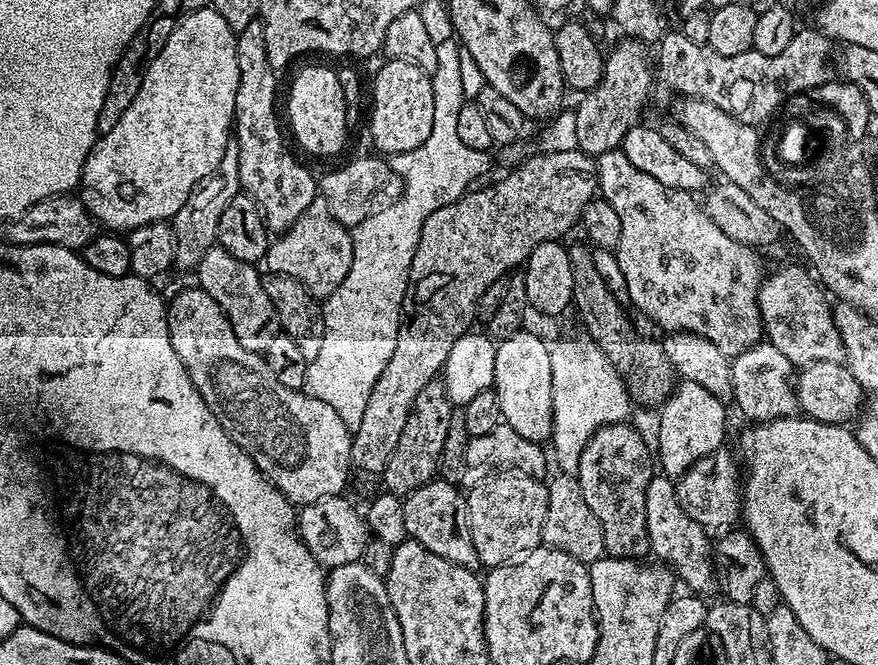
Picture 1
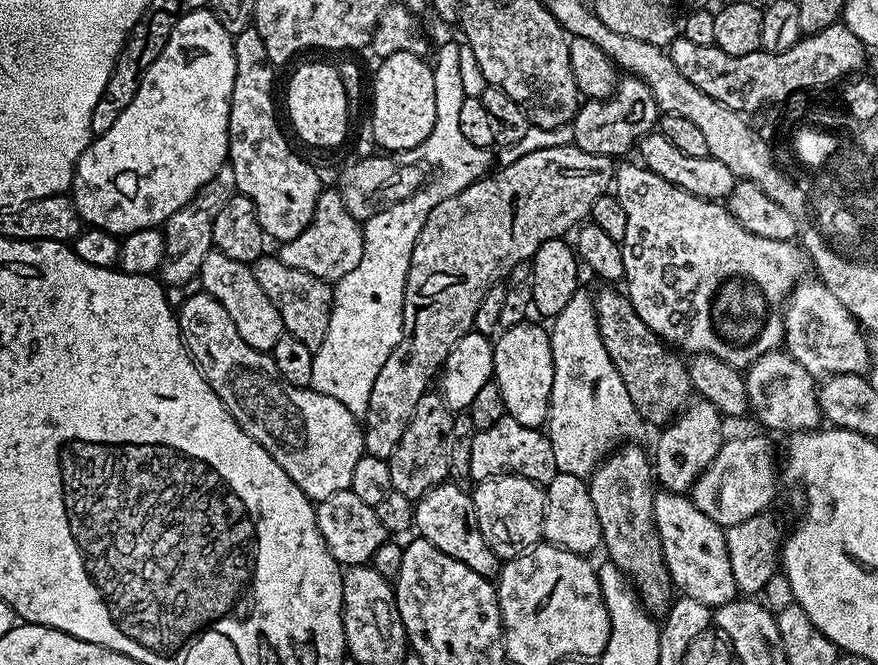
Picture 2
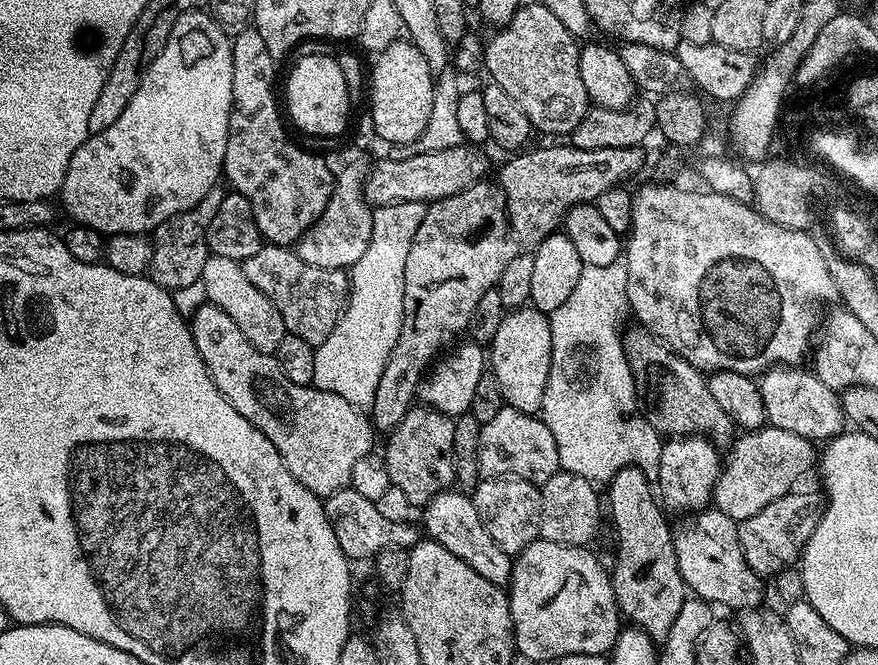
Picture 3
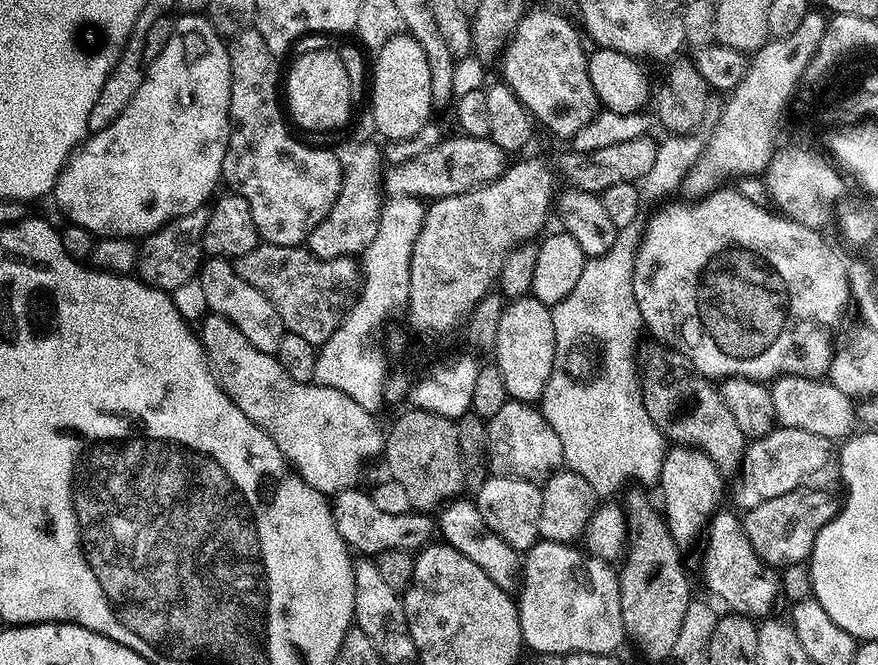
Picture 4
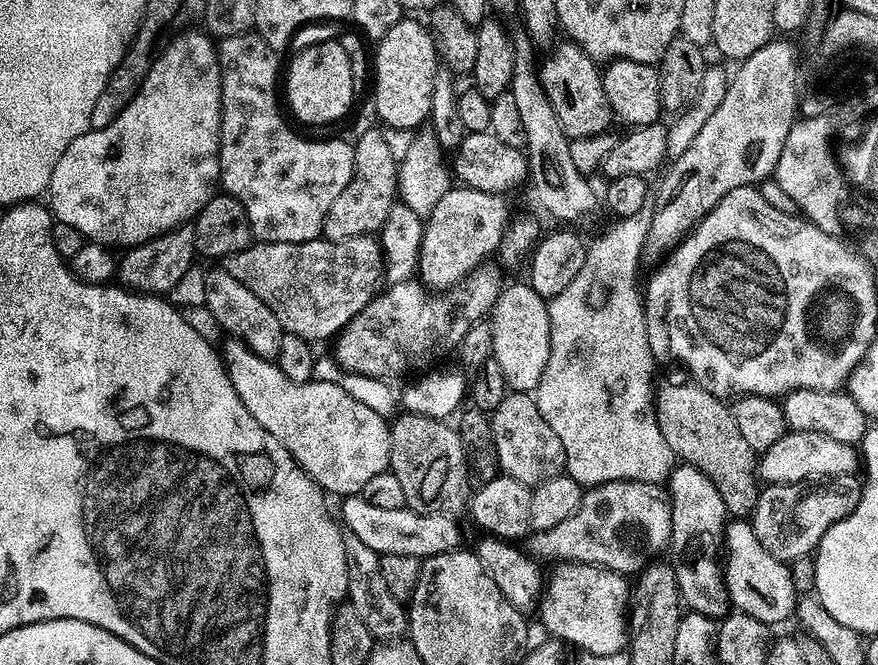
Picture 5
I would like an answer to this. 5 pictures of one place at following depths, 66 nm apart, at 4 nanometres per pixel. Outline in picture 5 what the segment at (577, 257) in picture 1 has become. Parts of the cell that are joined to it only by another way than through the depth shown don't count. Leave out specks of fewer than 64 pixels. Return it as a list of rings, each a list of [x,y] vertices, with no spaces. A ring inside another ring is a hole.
[[[694,382],[668,384],[654,392],[658,430],[683,463],[693,464],[718,486],[729,517],[744,518],[756,507],[758,456],[750,450],[732,417],[732,409],[721,397],[710,394]]]

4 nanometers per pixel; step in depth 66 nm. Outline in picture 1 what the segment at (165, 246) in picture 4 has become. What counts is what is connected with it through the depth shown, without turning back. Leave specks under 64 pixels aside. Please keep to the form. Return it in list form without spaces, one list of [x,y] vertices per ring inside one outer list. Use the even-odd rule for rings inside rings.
[[[229,142],[222,154],[222,162],[216,171],[208,175],[202,183],[198,184],[190,194],[186,206],[178,210],[174,217],[176,230],[176,263],[175,267],[199,269],[202,258],[206,258],[206,250],[217,247],[216,235],[218,234],[218,218],[226,211],[226,205],[241,195],[240,174],[238,172],[238,146]]]

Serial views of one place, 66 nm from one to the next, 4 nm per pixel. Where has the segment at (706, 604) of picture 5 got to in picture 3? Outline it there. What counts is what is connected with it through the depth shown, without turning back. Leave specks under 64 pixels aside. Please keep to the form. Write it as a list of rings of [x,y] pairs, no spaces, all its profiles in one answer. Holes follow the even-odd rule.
[[[693,434],[665,439],[660,450],[660,464],[654,473],[655,479],[660,479],[658,492],[663,503],[669,509],[677,508],[680,512],[688,512],[687,514],[695,514],[709,507],[712,504],[712,491],[717,477],[720,476],[721,467],[721,455],[707,436]]]

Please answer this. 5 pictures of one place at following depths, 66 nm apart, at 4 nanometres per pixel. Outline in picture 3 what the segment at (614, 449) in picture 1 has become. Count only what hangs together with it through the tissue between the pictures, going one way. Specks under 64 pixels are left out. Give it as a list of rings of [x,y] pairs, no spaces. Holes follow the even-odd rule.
[[[630,467],[618,470],[606,486],[606,512],[612,515],[616,535],[616,565],[610,568],[610,575],[623,619],[642,629],[652,641],[663,642],[678,618],[678,610],[682,610],[686,589],[678,570],[674,528],[668,525],[665,509],[648,480],[641,468]]]

